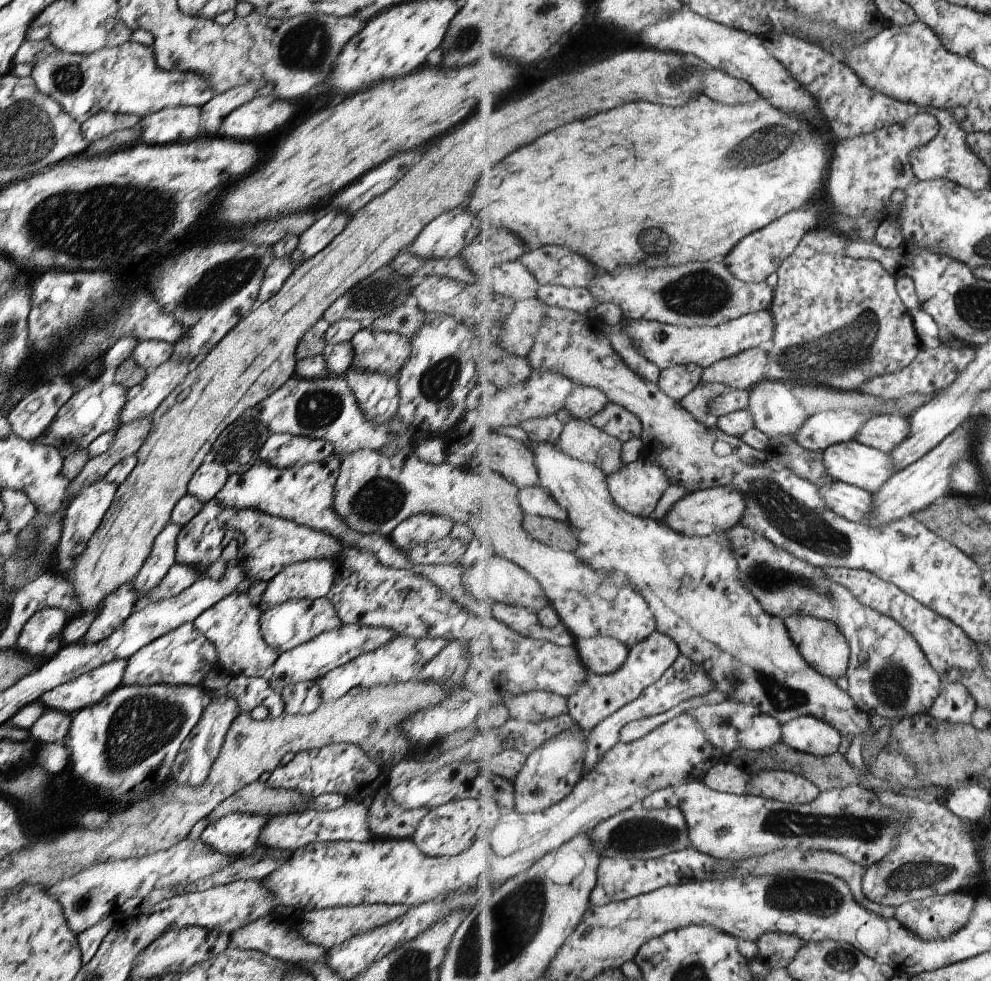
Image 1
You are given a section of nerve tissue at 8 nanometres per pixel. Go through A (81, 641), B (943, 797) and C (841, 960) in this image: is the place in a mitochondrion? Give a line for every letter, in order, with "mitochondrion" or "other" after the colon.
A: other
B: other
C: mitochondrion

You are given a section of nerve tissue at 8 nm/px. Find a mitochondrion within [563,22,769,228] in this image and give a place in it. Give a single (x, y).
(677, 75)

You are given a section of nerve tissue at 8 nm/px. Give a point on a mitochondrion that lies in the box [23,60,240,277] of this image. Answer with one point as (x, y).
(67, 78)

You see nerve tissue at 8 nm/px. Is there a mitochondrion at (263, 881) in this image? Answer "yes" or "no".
no

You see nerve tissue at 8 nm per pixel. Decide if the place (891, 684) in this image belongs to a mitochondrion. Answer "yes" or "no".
yes

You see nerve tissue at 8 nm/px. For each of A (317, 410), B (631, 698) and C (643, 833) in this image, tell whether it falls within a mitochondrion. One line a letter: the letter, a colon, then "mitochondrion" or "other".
A: mitochondrion
B: other
C: mitochondrion

